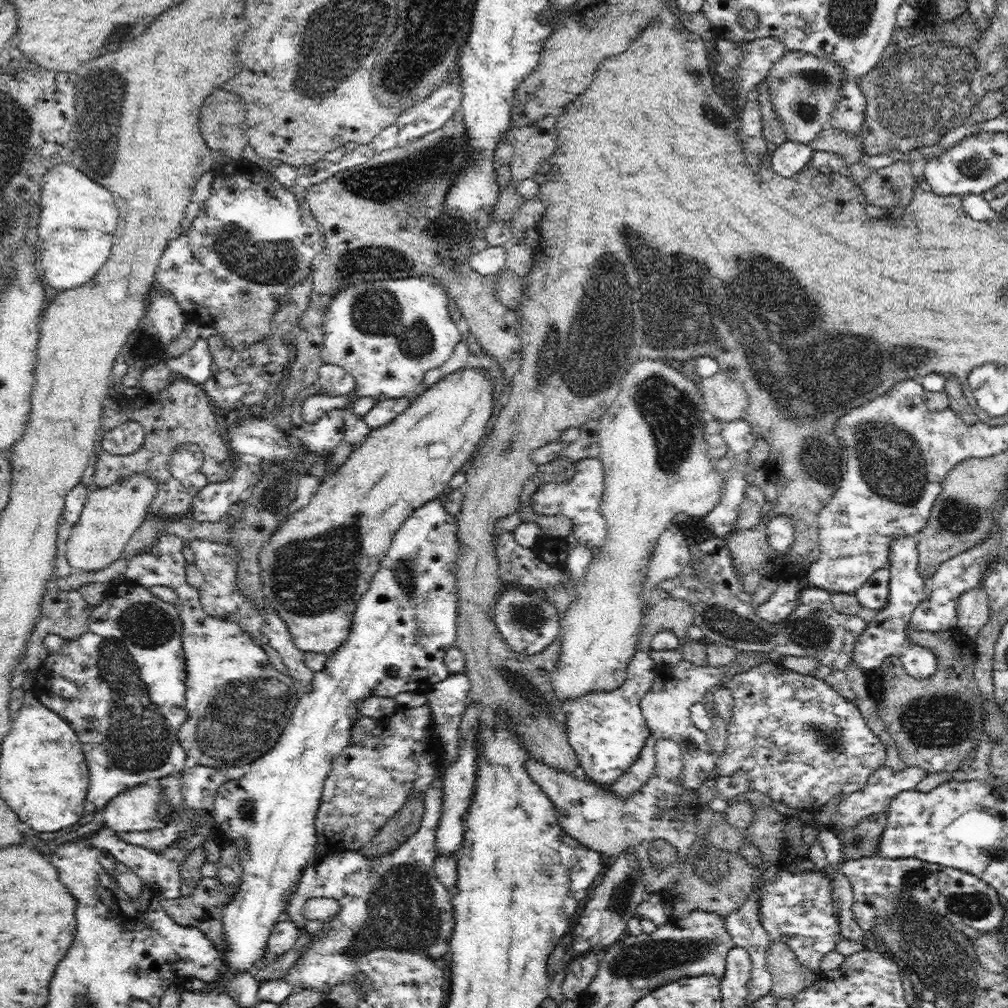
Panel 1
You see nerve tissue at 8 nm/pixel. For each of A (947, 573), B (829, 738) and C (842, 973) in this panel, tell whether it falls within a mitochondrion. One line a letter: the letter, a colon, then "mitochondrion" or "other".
A: other
B: mitochondrion
C: other

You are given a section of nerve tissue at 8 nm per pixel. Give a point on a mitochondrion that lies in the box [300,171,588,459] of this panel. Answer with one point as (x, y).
(375, 310)

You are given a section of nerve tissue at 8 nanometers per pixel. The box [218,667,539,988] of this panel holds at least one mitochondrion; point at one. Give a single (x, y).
(403, 912)

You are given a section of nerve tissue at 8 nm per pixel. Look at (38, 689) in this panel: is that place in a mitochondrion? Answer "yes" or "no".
no

